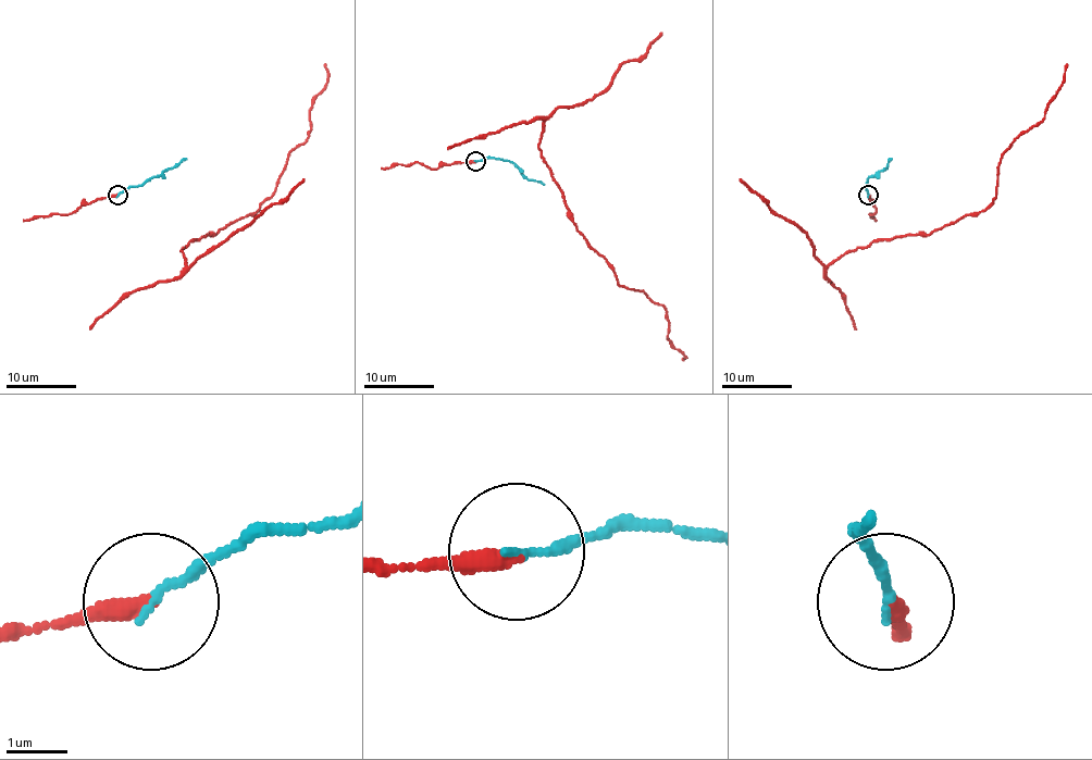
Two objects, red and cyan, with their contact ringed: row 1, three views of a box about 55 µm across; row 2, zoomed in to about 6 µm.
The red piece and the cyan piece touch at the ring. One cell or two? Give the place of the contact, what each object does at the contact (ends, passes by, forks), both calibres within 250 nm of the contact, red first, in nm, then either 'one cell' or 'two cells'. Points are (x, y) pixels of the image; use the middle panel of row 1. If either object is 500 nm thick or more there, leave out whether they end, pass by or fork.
at (475, 161); red ends there; cyan ends there; 320 nm thick on the red side, 150 nm on the other; one cell

